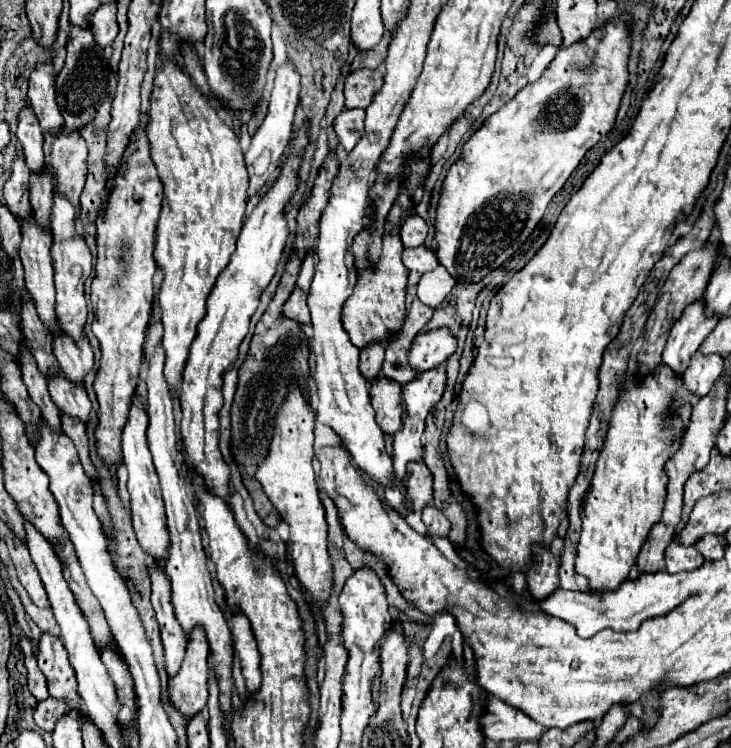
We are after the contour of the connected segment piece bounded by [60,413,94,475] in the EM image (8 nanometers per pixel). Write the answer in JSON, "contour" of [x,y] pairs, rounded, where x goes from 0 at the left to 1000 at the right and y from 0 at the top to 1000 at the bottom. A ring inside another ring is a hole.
{"contour":[[[82,555],[85,560],[85,576],[101,590],[104,595],[104,603],[107,603],[107,611],[109,611],[109,619],[115,624],[115,630],[120,635],[129,635],[129,624],[123,619],[123,608],[120,608],[120,584],[118,584],[118,568],[104,560],[104,557],[96,557],[96,555]]]}

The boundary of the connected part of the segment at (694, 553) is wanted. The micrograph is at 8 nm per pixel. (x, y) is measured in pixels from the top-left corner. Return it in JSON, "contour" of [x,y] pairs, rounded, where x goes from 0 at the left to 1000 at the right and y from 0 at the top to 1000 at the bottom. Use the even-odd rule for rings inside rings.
{"contour":[[[919,723],[911,734],[911,763],[925,766],[925,763],[949,763],[963,753],[963,745],[958,737],[944,729],[930,729],[927,723]]]}

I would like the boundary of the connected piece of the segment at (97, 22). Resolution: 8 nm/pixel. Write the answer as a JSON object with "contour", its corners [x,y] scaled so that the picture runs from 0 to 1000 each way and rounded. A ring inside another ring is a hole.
{"contour":[[[145,4],[137,7],[126,20],[123,20],[123,41],[129,52],[145,63],[150,60],[159,47],[161,47],[161,31],[159,31],[159,4]]]}

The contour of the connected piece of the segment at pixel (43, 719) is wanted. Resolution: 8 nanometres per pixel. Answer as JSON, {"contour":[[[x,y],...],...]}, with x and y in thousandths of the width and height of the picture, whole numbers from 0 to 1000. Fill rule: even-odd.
{"contour":[[[66,932],[63,937],[52,940],[52,945],[49,945],[49,951],[47,951],[47,967],[49,967],[55,975],[60,975],[60,977],[71,977],[74,969],[77,969],[77,964],[79,964],[88,953],[90,953],[90,951],[88,951],[88,940],[82,940],[79,934]]]}

